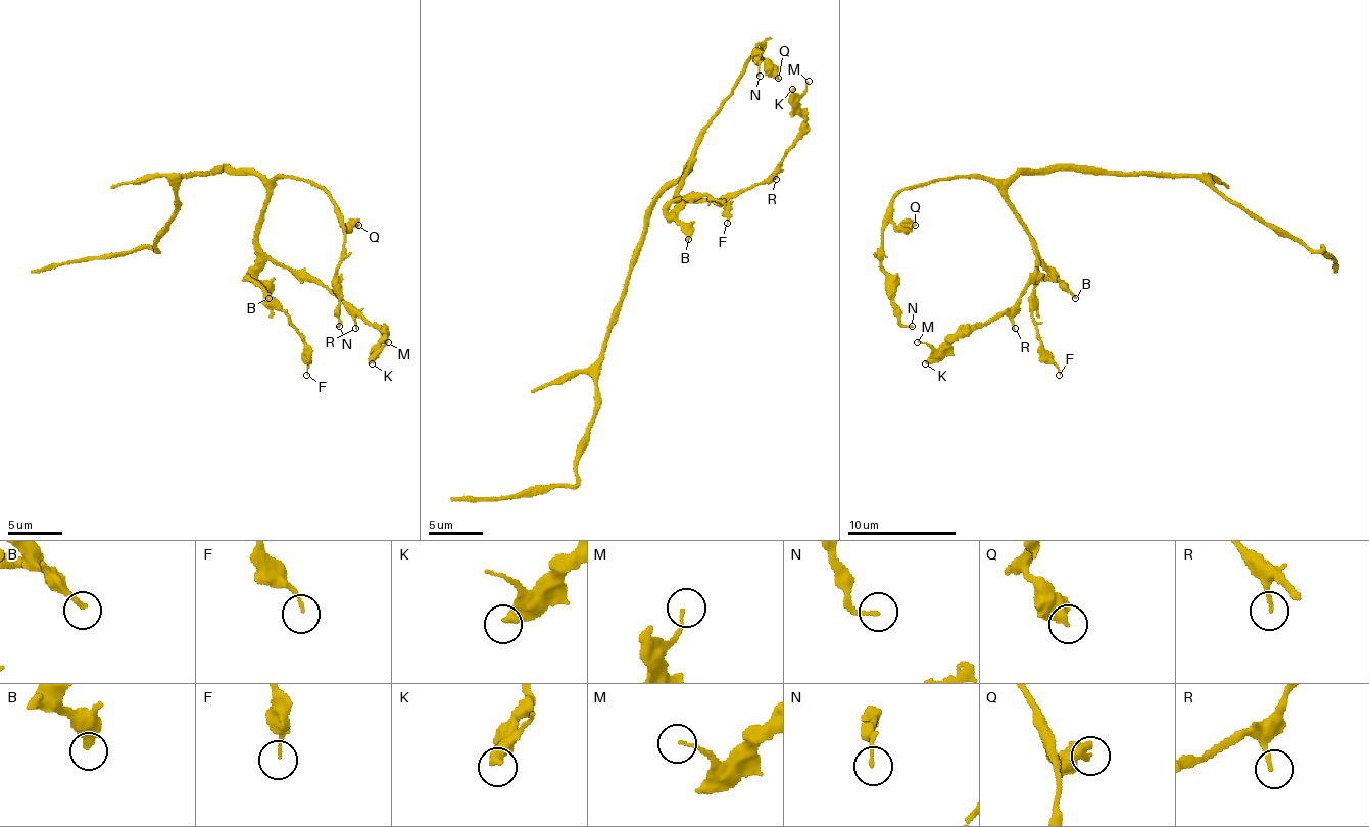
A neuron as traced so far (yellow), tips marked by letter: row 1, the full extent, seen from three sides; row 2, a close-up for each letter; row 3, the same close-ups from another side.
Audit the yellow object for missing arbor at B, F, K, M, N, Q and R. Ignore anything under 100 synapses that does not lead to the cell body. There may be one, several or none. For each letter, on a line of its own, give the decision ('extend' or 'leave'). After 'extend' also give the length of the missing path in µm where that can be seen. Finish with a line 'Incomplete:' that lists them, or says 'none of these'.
B: leave
F: leave
K: leave
M: leave
N: leave
Q: leave
R: leave
Incomplete: none of these

